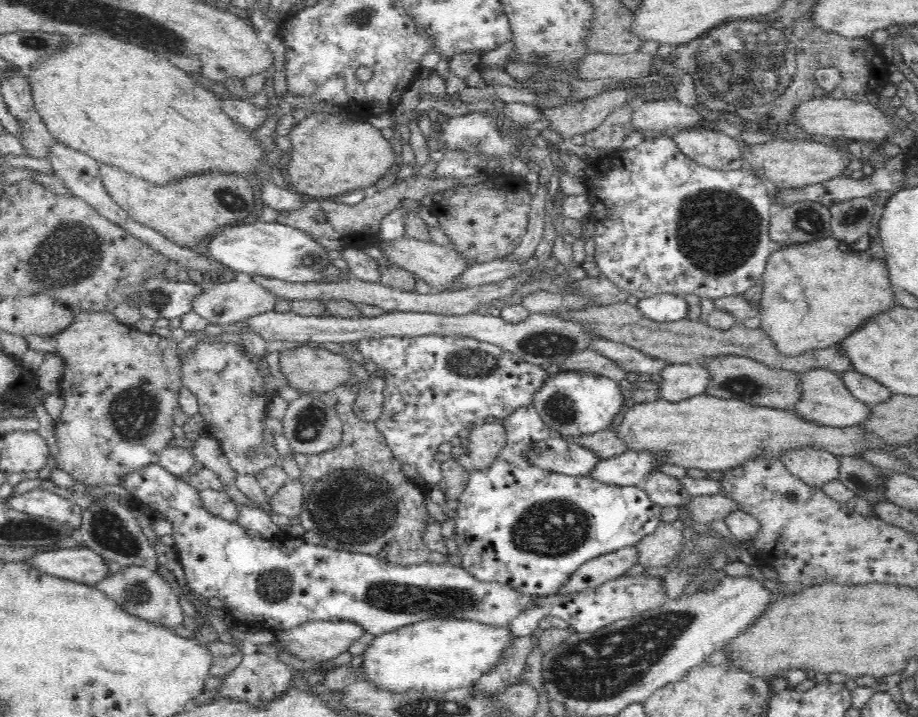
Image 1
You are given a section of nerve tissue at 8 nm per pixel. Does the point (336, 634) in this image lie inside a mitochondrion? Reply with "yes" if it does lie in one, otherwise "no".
no

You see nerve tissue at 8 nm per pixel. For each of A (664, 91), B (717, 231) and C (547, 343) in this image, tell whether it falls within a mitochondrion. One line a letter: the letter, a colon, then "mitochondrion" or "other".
A: other
B: mitochondrion
C: mitochondrion

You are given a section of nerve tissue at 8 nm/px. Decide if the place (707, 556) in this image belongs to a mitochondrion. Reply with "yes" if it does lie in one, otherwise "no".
yes

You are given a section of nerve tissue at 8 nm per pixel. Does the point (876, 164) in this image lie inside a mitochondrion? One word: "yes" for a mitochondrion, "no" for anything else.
no

